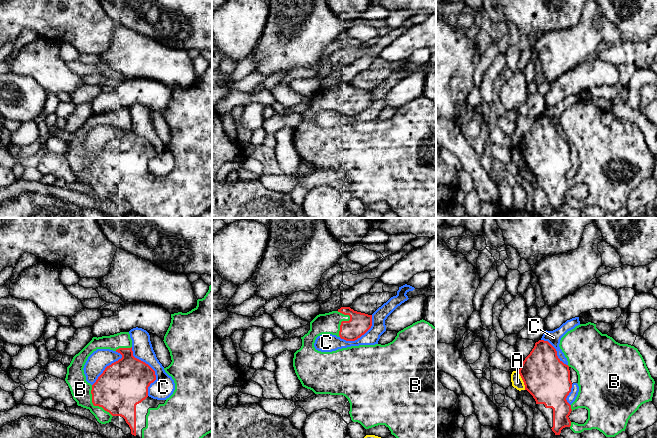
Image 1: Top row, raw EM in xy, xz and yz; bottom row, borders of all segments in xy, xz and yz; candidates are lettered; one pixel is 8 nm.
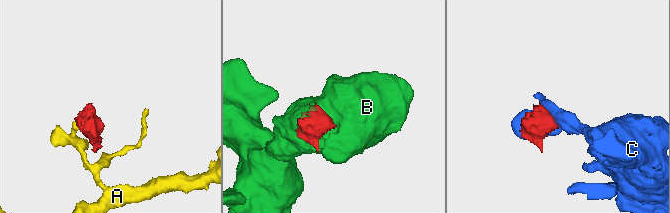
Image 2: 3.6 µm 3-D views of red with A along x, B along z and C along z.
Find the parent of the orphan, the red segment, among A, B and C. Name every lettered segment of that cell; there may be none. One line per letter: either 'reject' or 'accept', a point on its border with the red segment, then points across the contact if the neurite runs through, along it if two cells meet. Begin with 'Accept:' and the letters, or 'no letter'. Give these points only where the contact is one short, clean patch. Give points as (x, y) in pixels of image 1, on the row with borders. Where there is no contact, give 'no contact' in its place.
Accept: B
A: reject; meets red in yz at (522, 379); border along yz (517, 371), (525, 389)
B: accept; meets red in xy at (93, 404)
C: reject; meets red in xy at (152, 369)

